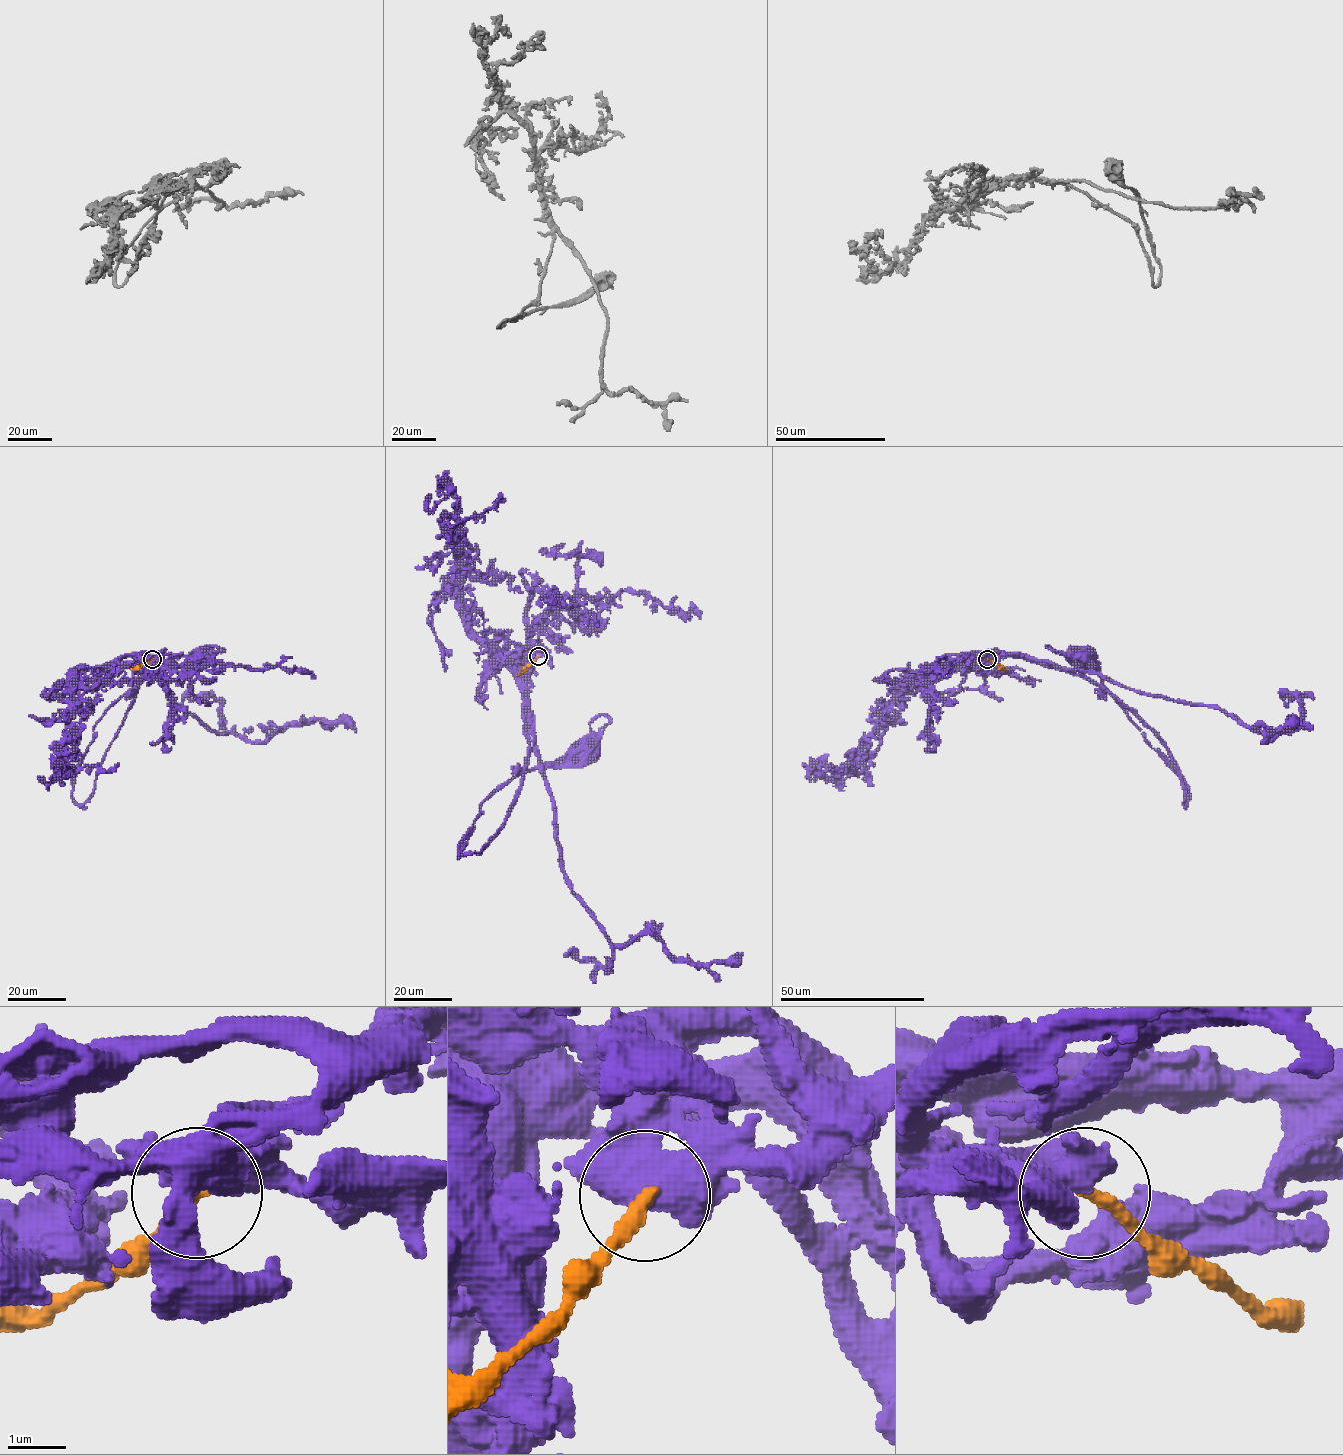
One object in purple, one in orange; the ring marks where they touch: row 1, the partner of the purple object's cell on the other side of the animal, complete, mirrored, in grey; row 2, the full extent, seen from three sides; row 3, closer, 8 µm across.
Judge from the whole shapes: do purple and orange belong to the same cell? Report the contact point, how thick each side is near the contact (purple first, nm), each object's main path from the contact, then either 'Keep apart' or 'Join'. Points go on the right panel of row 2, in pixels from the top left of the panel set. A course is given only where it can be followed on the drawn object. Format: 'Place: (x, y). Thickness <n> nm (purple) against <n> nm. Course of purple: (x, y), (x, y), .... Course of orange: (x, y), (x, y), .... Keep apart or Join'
Place: (987, 659). Thickness 750 nm (purple) against 240 nm. Course of purple: (987, 658), (980, 657), (991, 654), (1012, 654), (1032, 657), (1069, 668), (1095, 669), (1093, 657), (1087, 655). Course of orange: (987, 659), (1007, 669). Keep apart

